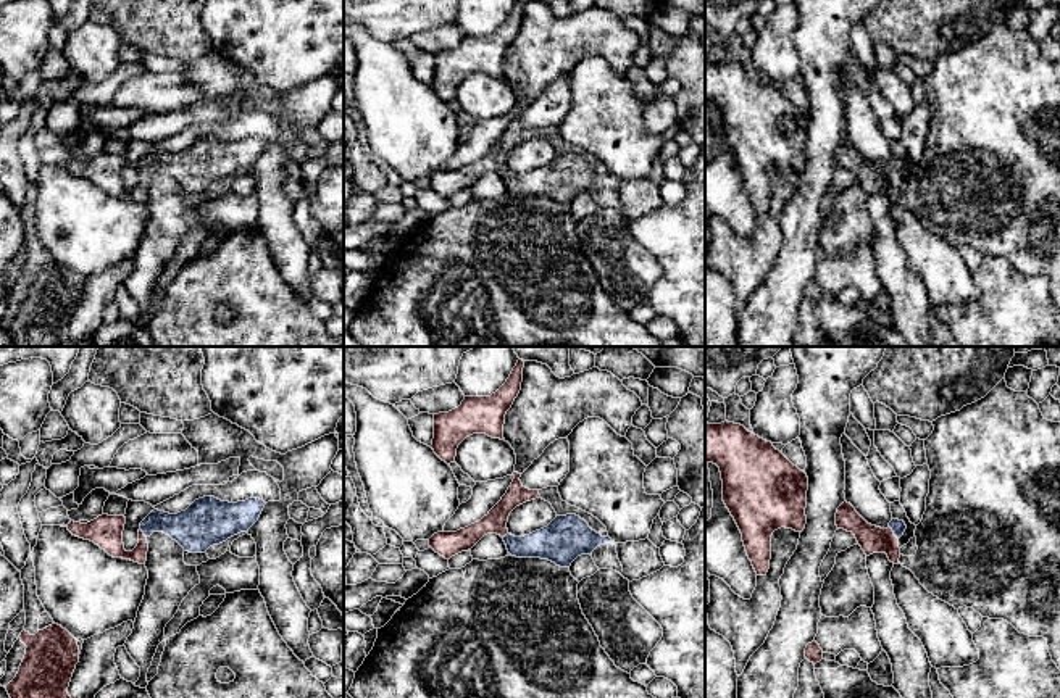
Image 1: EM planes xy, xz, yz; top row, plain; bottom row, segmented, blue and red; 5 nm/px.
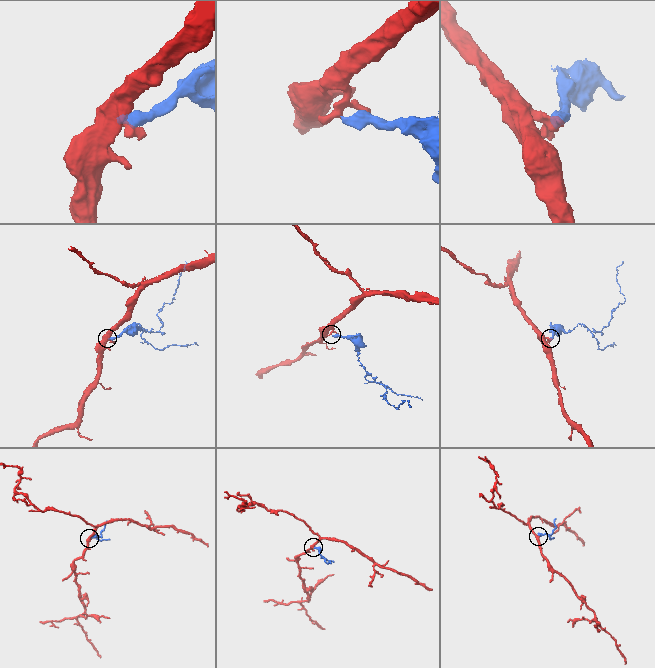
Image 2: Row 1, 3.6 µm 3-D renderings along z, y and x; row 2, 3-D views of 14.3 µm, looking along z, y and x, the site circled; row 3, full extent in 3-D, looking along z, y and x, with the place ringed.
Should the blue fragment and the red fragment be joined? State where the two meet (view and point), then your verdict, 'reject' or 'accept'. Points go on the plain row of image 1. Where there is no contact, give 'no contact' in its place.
yz (893, 170) | accept

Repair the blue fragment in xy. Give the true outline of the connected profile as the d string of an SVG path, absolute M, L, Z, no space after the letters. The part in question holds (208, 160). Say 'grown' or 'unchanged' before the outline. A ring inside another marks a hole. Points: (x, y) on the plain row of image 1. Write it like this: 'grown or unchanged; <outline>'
grown; M203 135L177 153L153 148L140 161L139 182L132 190L126 190L123 182L124 155L102 153L87 163L71 160L66 166L73 174L94 181L113 197L145 203L147 177L153 171L169 174L184 190L205 192L213 184L219 184L240 171L248 171L265 143L260 137L229 142L215 135Z

